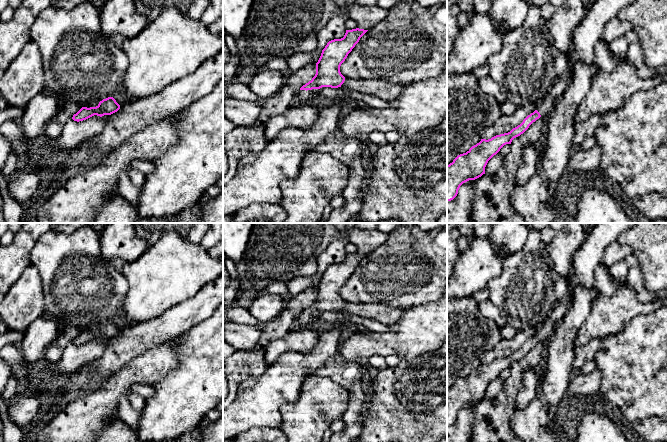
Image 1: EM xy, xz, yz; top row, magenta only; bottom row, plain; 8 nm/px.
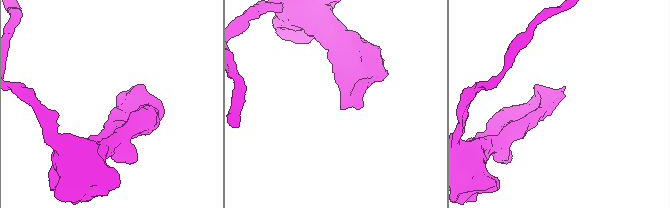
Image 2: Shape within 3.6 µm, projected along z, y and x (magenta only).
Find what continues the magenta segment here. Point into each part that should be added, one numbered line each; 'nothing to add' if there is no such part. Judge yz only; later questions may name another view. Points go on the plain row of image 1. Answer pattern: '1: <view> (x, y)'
1: yz (590, 254)

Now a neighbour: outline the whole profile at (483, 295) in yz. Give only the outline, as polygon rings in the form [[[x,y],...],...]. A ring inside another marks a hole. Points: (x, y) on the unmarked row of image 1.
[[[485,288],[472,295],[477,302],[489,302],[489,291]]]

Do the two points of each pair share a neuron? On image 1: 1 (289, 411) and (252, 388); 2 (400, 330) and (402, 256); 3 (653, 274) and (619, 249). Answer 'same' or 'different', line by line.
1: different
2: different
3: different

